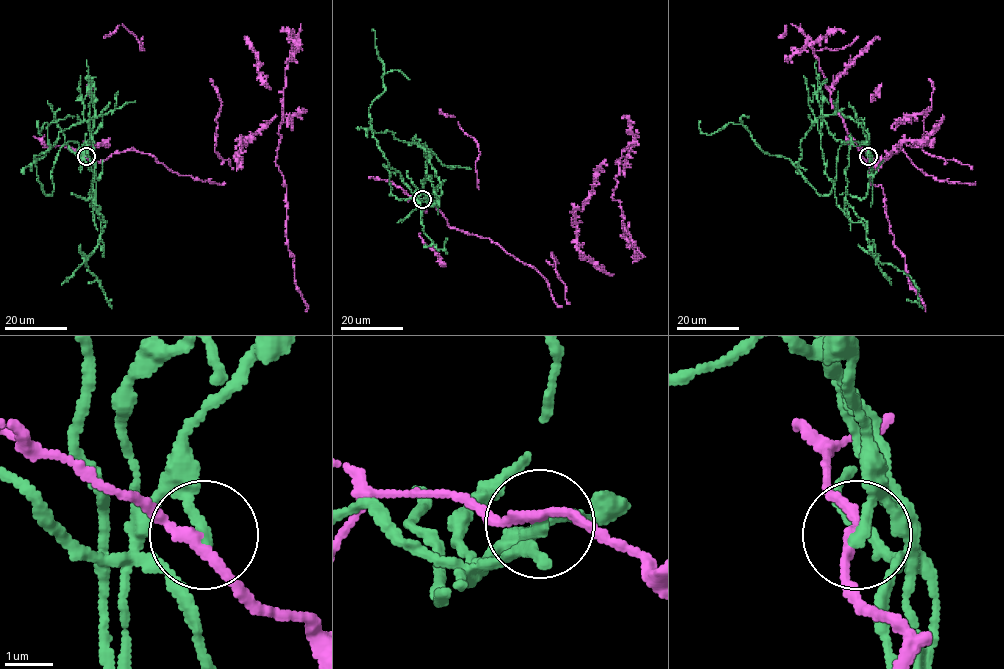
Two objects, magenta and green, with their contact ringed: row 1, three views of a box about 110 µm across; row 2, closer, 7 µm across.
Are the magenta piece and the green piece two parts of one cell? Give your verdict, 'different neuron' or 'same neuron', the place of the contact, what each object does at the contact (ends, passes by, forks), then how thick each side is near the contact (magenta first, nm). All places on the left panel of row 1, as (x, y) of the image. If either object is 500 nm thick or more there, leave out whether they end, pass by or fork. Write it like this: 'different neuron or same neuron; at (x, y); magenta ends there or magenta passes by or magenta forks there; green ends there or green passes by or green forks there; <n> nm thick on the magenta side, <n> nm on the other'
different neuron; at (86, 156); magenta passes by; green ends there; 190 nm thick on the magenta side, 240 nm on the other

